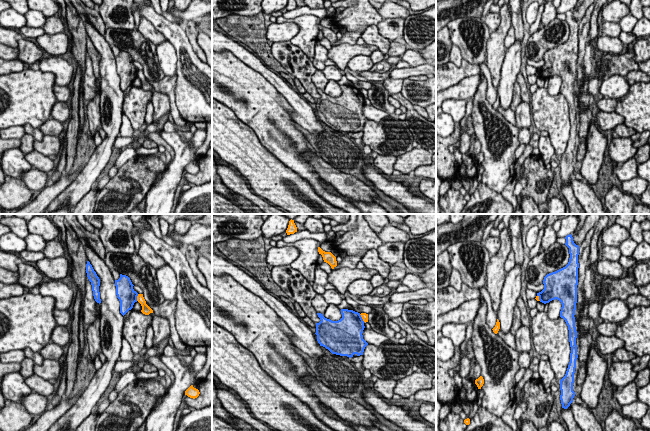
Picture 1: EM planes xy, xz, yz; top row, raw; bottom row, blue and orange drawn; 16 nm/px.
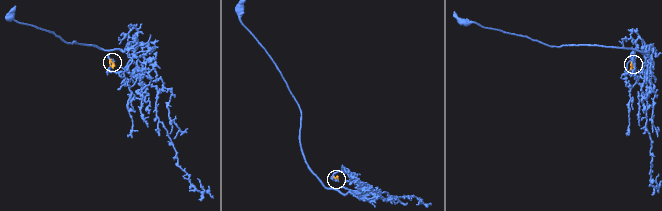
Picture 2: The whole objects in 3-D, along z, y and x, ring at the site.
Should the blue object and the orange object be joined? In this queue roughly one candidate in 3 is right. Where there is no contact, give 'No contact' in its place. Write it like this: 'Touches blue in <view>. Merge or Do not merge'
Touches blue in xy. Do not merge

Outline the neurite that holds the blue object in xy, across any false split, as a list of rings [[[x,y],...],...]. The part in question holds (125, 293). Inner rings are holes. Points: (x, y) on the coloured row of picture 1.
[[[120,274],[120,278],[115,280],[115,286],[116,295],[120,301],[120,313],[124,316],[137,302],[138,293],[133,289],[134,285],[126,275]]]

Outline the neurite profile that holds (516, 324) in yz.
[[[516,305],[514,308],[513,323],[512,323],[510,333],[515,336],[520,326],[521,326],[521,312],[519,307]]]

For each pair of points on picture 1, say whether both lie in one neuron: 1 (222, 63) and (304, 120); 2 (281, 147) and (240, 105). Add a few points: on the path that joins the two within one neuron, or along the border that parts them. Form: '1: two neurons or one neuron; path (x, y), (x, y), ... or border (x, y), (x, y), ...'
1: two neurons; border (278, 92), (292, 108), (291, 118), (294, 121)
2: one neuron; path (273, 136), (251, 114)

